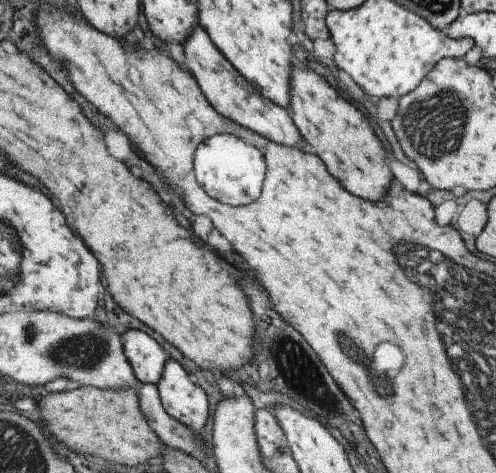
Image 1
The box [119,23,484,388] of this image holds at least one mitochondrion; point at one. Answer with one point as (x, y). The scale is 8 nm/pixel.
(433, 126)

